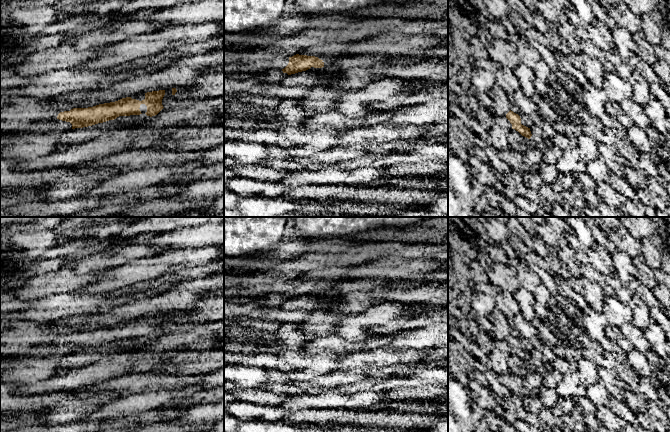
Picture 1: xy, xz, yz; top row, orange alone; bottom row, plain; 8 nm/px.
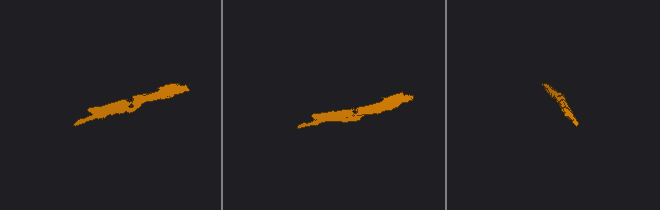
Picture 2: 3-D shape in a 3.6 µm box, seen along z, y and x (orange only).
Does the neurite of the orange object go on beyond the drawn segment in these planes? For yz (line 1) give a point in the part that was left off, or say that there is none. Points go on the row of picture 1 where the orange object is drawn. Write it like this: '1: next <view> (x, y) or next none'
1: next none

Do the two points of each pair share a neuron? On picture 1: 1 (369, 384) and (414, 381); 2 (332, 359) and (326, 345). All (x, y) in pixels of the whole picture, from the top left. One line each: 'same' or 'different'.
1: same
2: different

